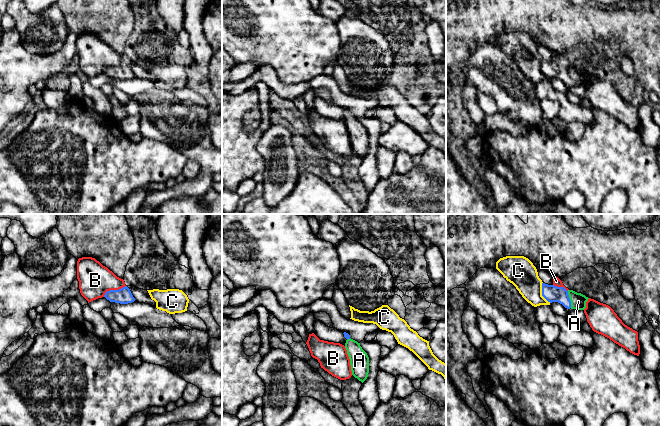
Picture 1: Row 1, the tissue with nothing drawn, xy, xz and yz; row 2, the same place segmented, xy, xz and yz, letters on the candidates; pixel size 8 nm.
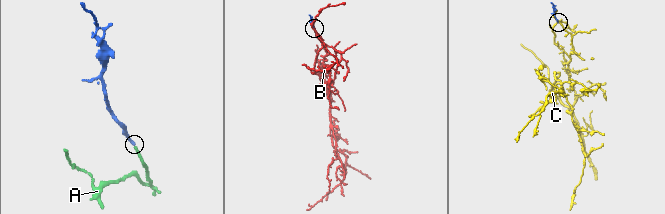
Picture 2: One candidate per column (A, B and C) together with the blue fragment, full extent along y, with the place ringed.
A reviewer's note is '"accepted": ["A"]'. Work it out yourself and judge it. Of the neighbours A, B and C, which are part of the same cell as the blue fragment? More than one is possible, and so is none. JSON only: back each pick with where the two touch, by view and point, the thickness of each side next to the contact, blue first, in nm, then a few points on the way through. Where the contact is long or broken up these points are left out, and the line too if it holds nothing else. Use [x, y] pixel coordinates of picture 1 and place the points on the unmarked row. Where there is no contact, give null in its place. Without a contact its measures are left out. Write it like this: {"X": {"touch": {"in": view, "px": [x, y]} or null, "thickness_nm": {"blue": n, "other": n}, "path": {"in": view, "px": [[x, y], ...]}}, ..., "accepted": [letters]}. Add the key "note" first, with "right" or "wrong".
{"note": "right", "A": {"touch": {"in": "yz", "px": [569, 75]}, "thickness_nm": {"blue": 140, "other": 130}, "path": {"in": "yz", "px": [[551, 69], [560, 70], [569, 75], [578, 77]]}}, "accepted": ["A"]}

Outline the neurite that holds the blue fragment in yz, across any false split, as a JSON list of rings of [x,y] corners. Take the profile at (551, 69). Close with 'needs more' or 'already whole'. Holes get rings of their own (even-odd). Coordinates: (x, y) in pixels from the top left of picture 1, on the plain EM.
[[[542,59],[542,72],[550,79],[558,78],[562,80],[567,85],[576,85],[576,86],[584,86],[586,84],[586,78],[588,77],[588,73],[581,69],[577,69],[573,66],[566,66],[564,63],[557,63],[554,61],[548,61]]]; needs more

